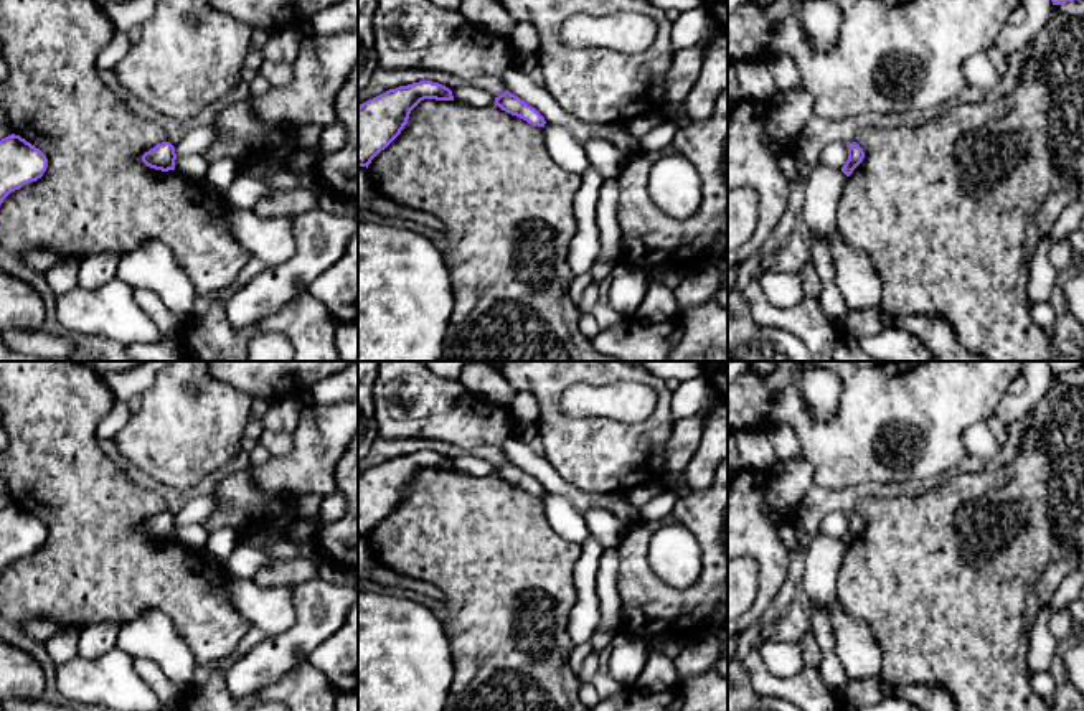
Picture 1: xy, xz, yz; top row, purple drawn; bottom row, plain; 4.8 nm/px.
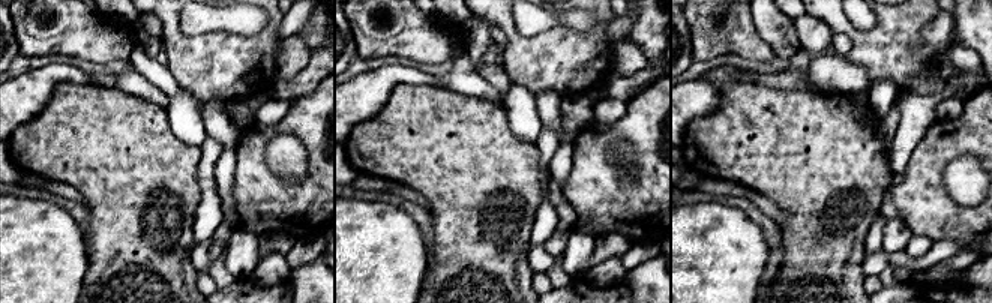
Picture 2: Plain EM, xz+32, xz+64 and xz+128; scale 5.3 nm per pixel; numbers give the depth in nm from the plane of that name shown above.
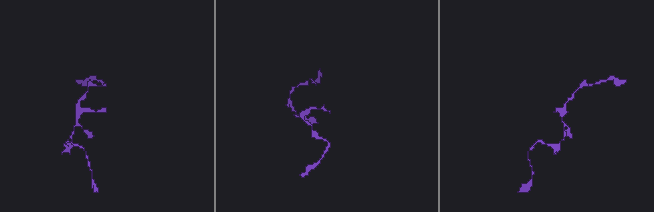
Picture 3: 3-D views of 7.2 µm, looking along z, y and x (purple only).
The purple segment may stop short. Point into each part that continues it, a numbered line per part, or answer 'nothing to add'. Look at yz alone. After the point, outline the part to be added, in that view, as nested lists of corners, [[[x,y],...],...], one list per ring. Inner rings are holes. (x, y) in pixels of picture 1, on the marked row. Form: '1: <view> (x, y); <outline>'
nothing to add

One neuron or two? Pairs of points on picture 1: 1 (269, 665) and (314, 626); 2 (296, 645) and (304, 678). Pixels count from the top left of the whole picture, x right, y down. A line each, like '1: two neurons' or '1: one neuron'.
1: one neuron
2: two neurons

